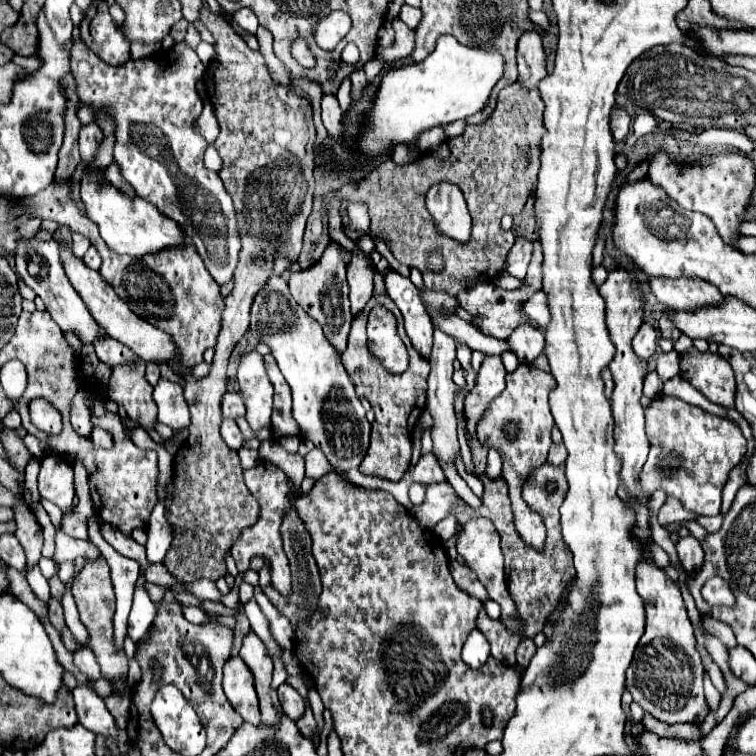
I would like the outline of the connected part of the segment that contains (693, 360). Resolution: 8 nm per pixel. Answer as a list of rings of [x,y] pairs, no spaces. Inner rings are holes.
[[[694,347],[680,353],[680,377],[690,381],[712,403],[734,407],[734,373],[730,363],[718,353],[700,353]]]

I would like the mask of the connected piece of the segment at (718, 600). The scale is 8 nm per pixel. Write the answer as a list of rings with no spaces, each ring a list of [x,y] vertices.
[[[712,577],[706,581],[706,585],[702,589],[702,597],[710,605],[734,605],[734,595],[732,595],[728,583],[720,577]]]

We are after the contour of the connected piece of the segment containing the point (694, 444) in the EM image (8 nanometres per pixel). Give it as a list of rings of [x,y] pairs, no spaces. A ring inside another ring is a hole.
[[[656,397],[646,411],[650,455],[638,475],[640,489],[650,495],[662,489],[666,495],[680,499],[682,507],[696,515],[718,515],[728,473],[746,455],[742,429],[734,421],[688,405],[678,397]]]

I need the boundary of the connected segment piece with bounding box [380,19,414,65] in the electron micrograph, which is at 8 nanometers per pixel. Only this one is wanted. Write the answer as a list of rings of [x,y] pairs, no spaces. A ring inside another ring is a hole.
[[[394,19],[392,25],[394,25],[394,31],[396,31],[396,43],[394,43],[392,49],[380,49],[380,53],[384,55],[386,63],[396,65],[400,59],[410,57],[412,47],[414,47],[414,33],[400,19]]]

